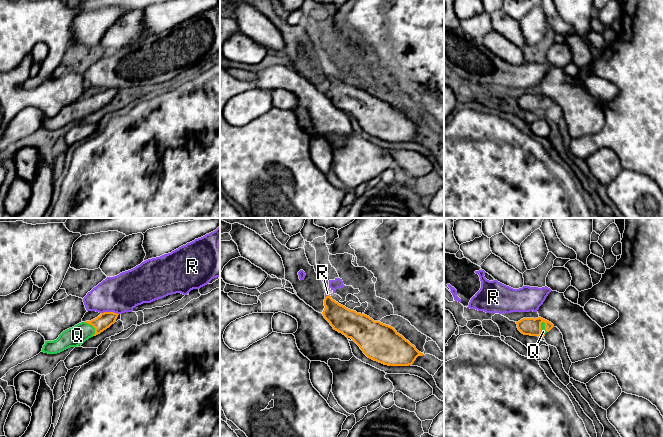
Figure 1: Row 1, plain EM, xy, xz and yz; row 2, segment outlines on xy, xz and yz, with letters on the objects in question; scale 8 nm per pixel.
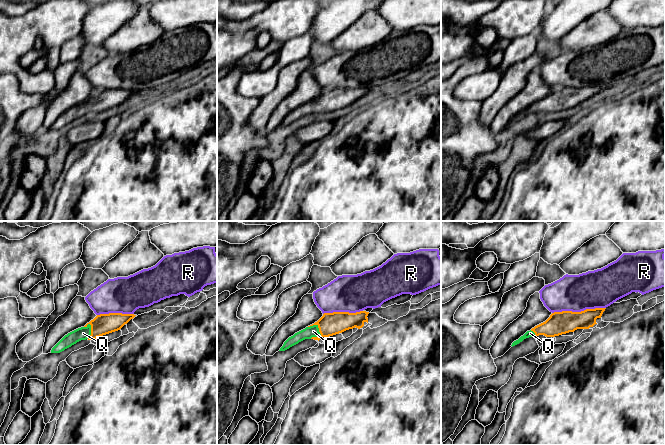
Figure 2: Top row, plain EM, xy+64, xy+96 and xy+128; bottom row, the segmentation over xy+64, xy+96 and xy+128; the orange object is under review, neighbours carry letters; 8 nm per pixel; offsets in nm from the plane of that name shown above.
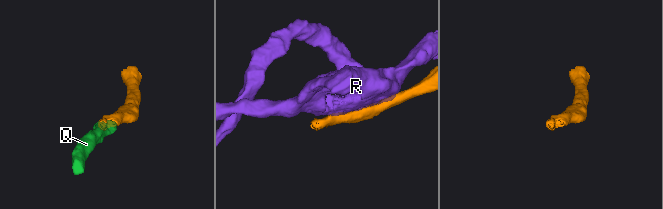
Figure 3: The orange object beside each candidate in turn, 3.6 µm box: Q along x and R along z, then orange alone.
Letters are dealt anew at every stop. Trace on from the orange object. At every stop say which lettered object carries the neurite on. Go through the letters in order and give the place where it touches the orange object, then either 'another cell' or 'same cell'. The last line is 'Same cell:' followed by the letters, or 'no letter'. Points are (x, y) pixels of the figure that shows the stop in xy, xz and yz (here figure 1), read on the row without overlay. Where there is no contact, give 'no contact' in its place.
Q: contact xy (93, 102); same cell
R: contact xy (110, 88); another cell
Same cell: Q

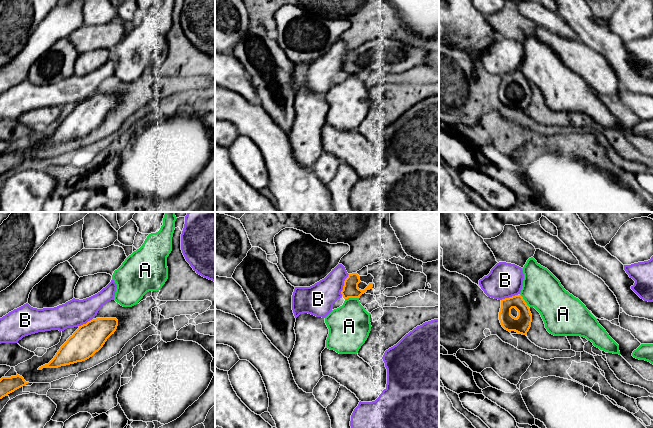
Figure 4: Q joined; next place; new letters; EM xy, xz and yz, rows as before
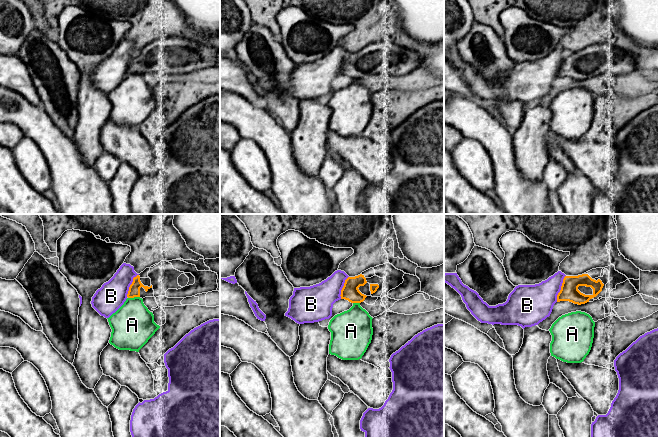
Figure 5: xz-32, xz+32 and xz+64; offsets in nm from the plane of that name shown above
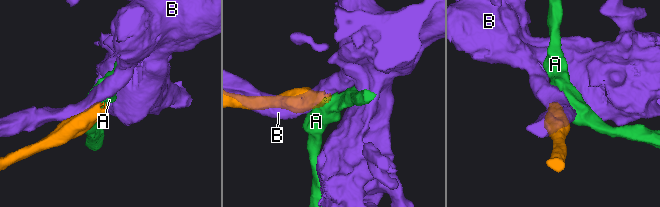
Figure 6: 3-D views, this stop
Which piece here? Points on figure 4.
A: contact xz (351, 73); another cell
B: contact xz (344, 61); another cell
Same cell: no letter

